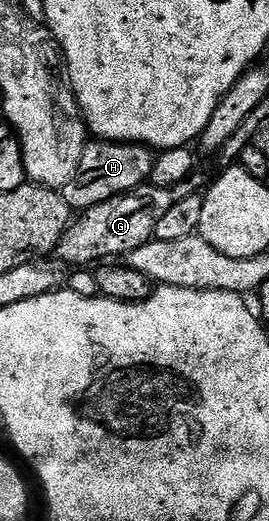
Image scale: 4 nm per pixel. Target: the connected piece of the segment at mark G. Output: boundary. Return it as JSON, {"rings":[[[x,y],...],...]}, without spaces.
{"rings":[[[193,173],[183,181],[178,181],[178,185],[169,187],[136,187],[130,193],[119,195],[110,201],[102,201],[102,205],[94,205],[79,212],[56,246],[55,258],[69,268],[88,269],[93,265],[115,260],[112,259],[115,255],[127,257],[134,249],[152,242],[158,229],[158,221],[162,221],[163,215],[170,213],[170,209],[174,209],[178,201],[186,201],[186,197],[201,194],[209,186],[210,179],[200,174]]]}

